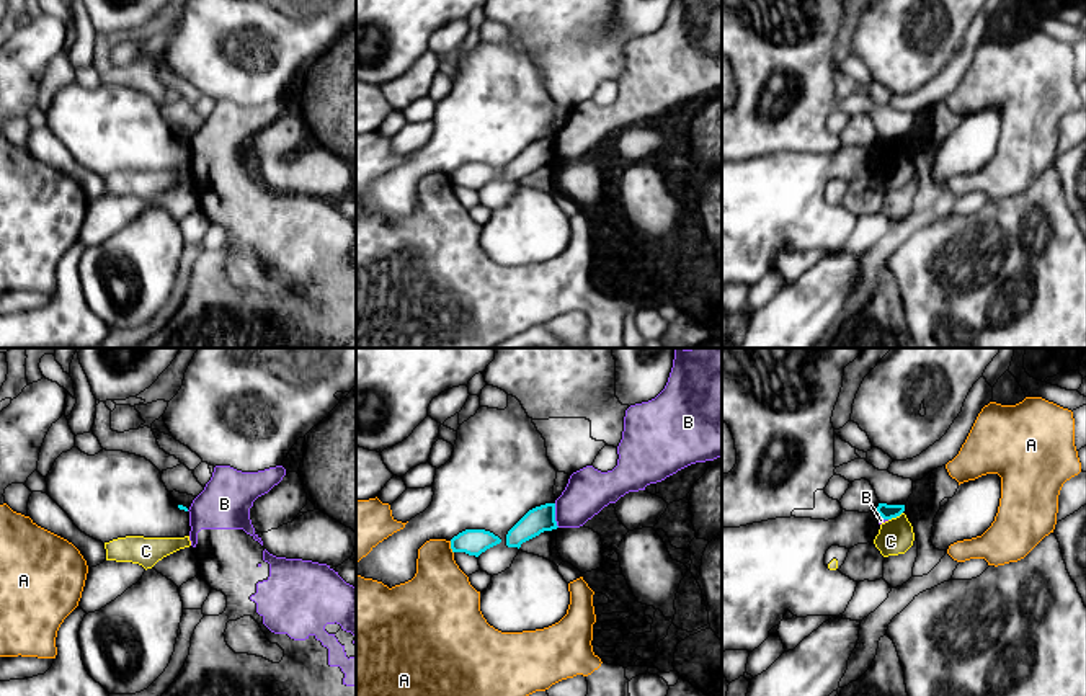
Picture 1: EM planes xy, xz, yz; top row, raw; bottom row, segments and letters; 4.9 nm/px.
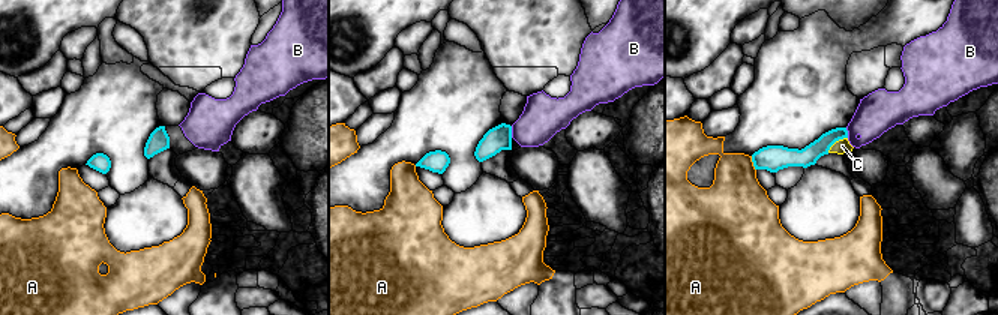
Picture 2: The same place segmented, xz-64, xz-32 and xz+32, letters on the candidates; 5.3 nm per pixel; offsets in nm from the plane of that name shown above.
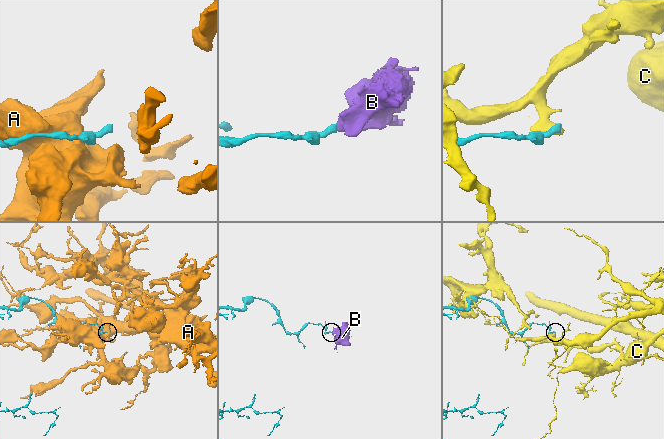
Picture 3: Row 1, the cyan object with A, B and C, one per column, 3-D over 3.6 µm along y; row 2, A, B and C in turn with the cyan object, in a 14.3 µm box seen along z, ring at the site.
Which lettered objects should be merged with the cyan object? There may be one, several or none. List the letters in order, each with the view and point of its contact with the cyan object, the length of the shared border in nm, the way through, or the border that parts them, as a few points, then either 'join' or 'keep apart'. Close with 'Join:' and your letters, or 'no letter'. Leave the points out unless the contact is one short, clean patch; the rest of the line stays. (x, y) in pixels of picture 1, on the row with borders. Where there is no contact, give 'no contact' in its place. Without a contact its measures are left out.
A: meets cyan in xz at (451, 548); contact 70 nm long; keep apart
B: meets cyan in xz at (554, 515); contact 120 nm long; keep apart
C: meets cyan in yz at (895, 517); contact 80 nm long; border along yz (902, 512), (889, 520); keep apart
Join: no letter

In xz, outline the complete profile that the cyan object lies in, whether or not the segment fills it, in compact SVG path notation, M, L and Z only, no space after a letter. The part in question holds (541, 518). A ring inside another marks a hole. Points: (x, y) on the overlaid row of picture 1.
M545 503L529 510L506 534L508 547L521 547L523 542L544 531L557 529L555 503Z

